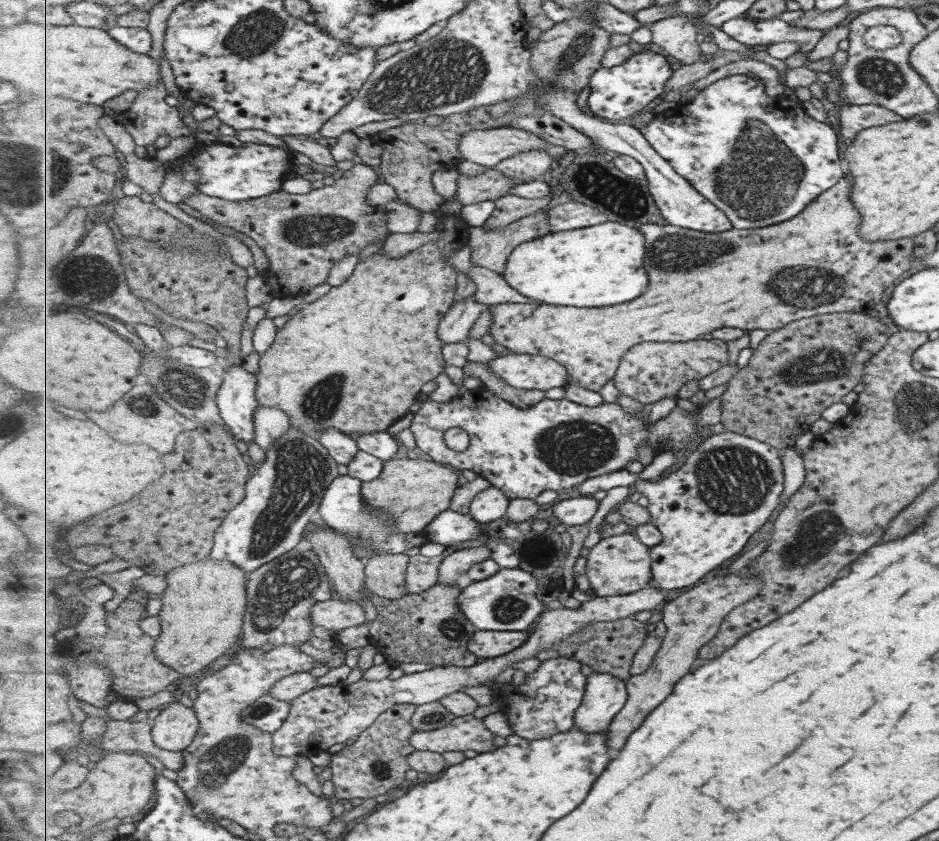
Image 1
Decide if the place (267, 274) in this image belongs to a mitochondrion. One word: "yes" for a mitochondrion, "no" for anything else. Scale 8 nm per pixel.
no

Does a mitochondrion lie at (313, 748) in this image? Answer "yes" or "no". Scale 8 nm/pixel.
no

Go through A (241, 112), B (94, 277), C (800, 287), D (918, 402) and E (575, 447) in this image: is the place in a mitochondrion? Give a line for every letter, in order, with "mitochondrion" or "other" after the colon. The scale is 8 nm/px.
A: other
B: mitochondrion
C: mitochondrion
D: mitochondrion
E: mitochondrion

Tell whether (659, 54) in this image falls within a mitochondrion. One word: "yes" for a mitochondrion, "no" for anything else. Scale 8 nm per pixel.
no

